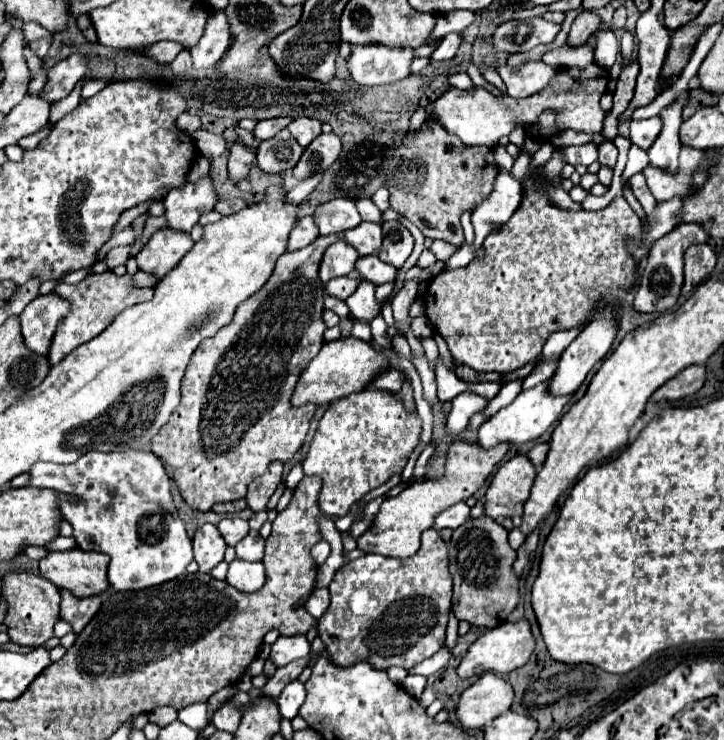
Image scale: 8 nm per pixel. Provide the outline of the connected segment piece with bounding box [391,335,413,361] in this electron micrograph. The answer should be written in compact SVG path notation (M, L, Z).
M395 335L393 339L391 339L391 343L393 343L393 347L395 347L395 351L399 351L401 355L405 355L409 361L413 361L413 355L411 355L411 349L409 349L409 345L407 345L407 339L403 337L403 335Z

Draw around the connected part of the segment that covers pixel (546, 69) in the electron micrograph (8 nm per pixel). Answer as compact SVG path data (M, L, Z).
M531 61L517 69L501 65L497 71L499 71L503 83L507 85L507 93L511 97L523 99L523 97L531 97L531 95L539 93L543 87L547 87L547 83L551 83L551 79L559 73L559 67L547 65L543 61Z

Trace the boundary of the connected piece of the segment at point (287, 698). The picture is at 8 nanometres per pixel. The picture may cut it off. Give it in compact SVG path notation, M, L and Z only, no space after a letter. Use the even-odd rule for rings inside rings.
M295 679L295 683L289 683L281 697L277 699L277 705L279 705L279 711L281 711L281 717L285 719L293 719L301 707L301 703L305 701L305 685Z

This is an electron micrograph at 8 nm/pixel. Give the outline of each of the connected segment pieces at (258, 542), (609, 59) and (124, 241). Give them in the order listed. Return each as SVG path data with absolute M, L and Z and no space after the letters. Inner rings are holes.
M249 531L245 539L241 539L235 545L237 557L245 561L261 561L263 559L263 549L265 549L265 539L259 535L259 531Z
M605 23L599 27L599 37L597 37L597 47L595 47L595 61L607 69L613 67L619 55L619 41L613 33L613 29Z
M127 227L125 231L121 231L119 235L115 235L115 237L111 237L101 249L99 249L99 253L97 253L97 259L95 261L101 261L105 255L107 255L107 251L111 249L111 247L117 247L117 245L131 245L133 243L133 239L135 239L135 235L133 235L133 231L131 231L131 227Z

